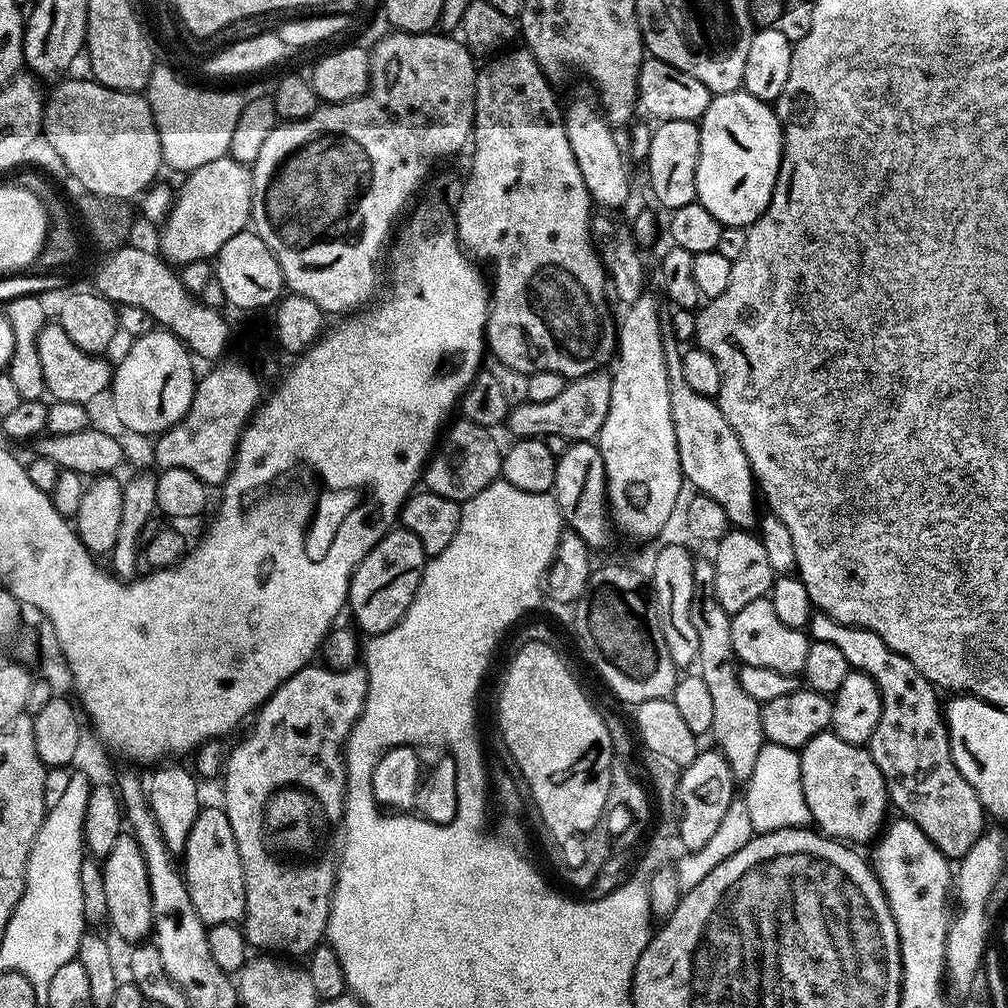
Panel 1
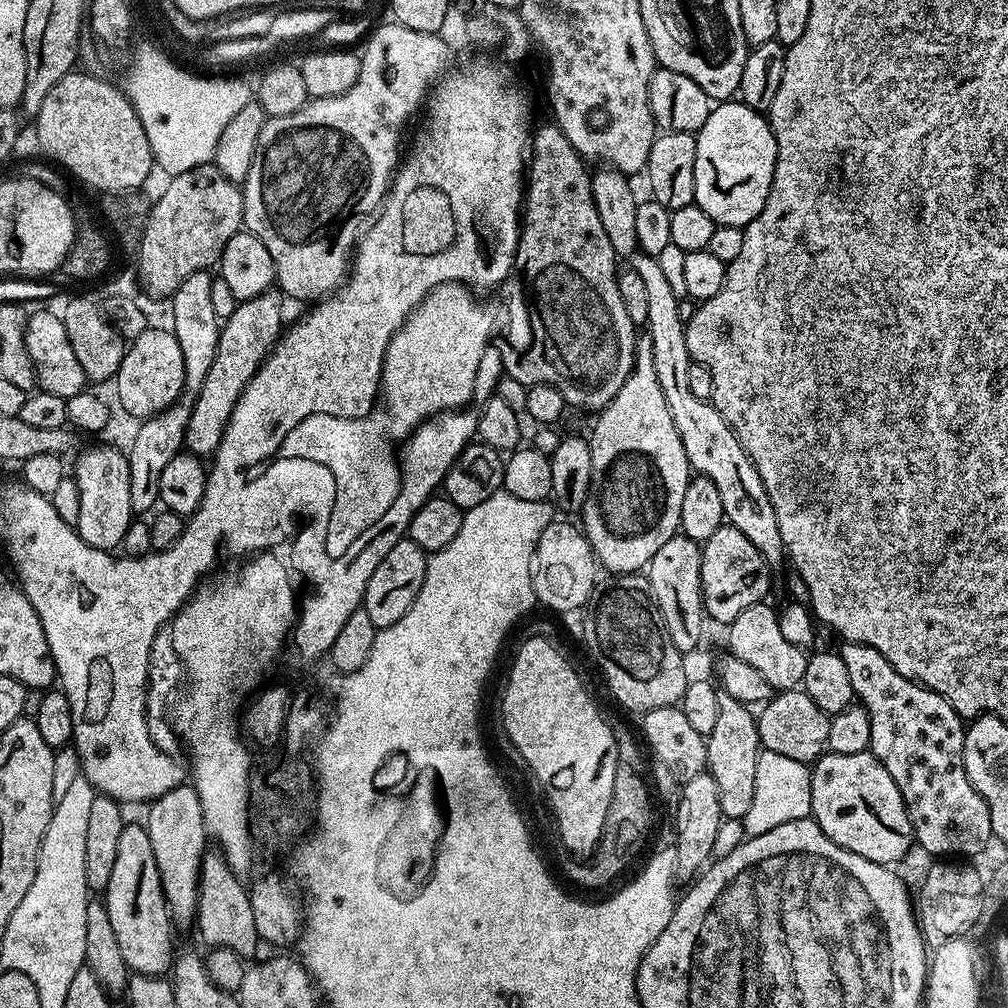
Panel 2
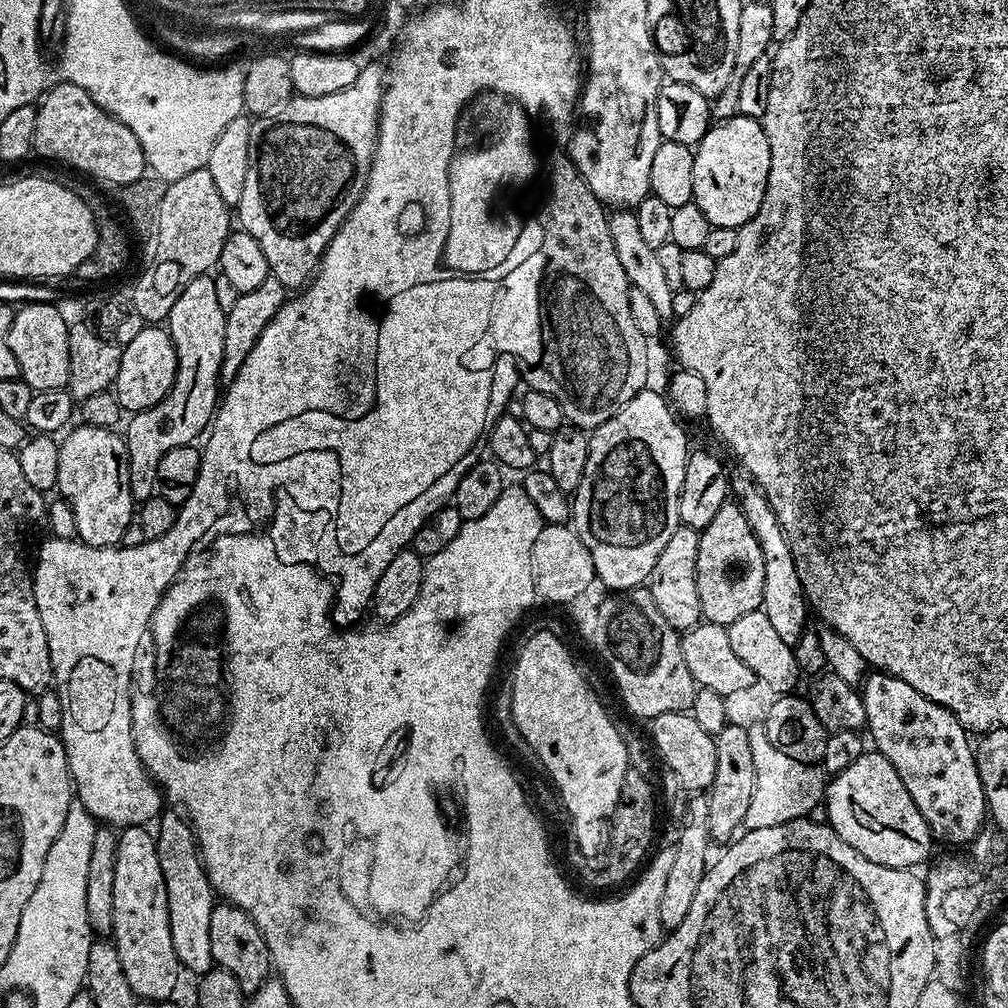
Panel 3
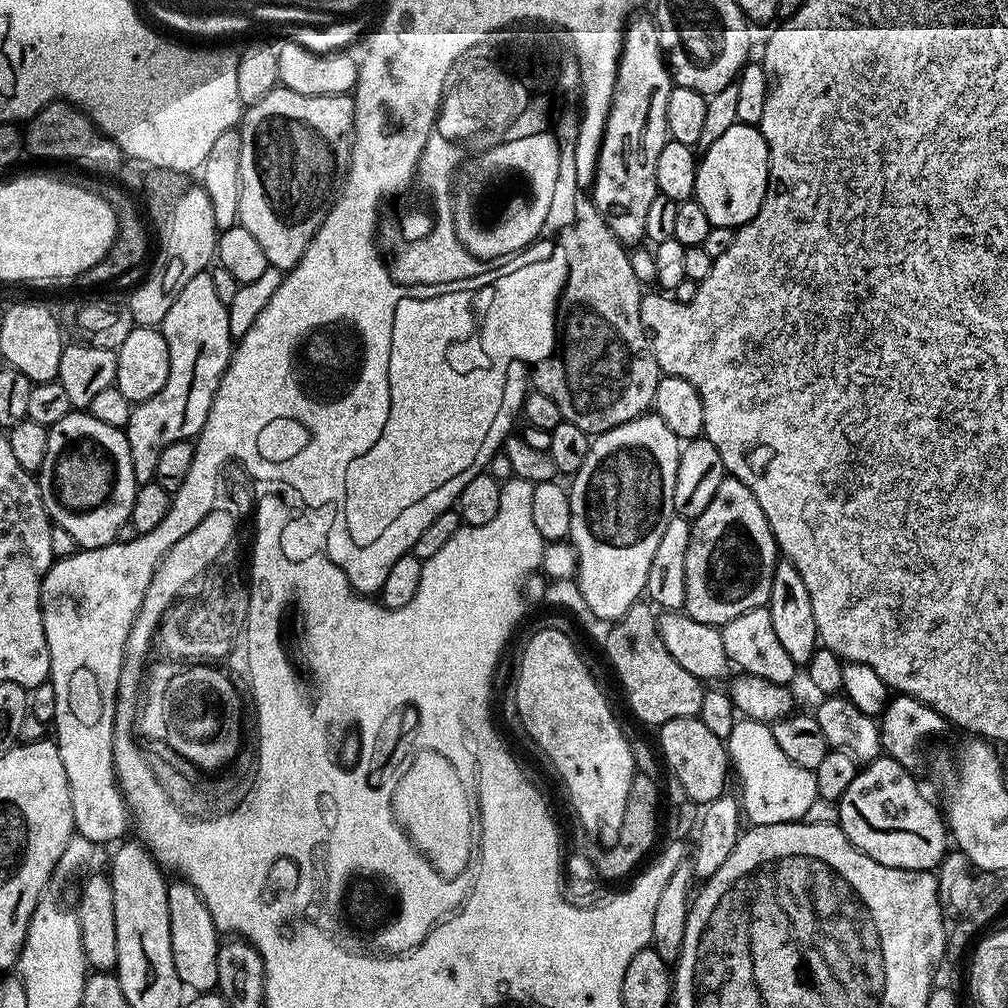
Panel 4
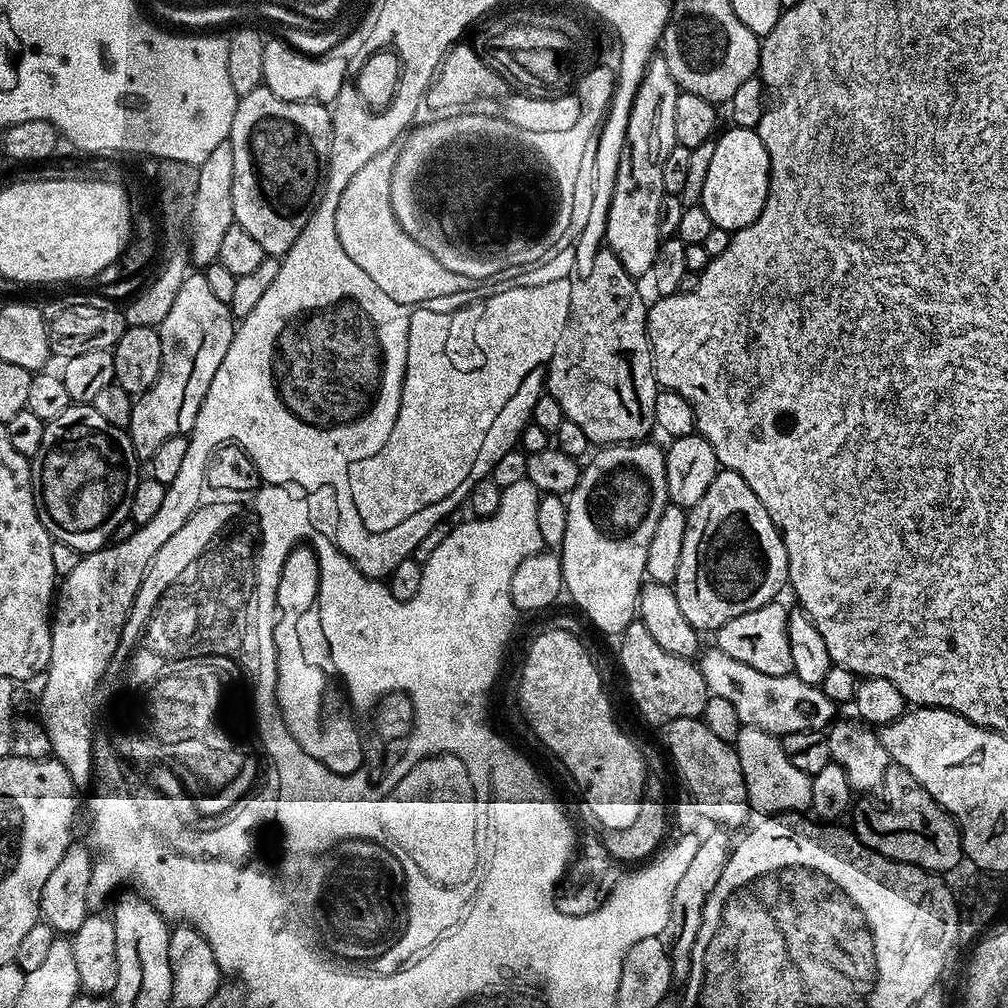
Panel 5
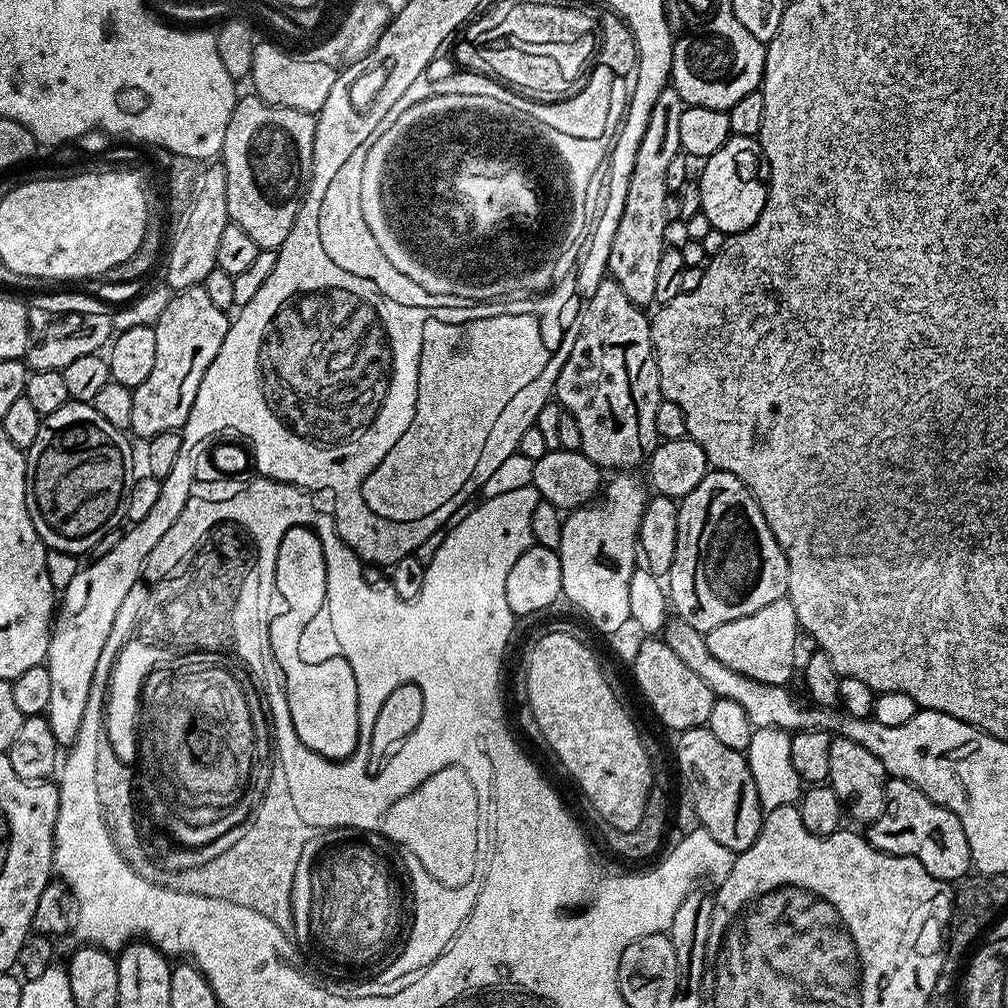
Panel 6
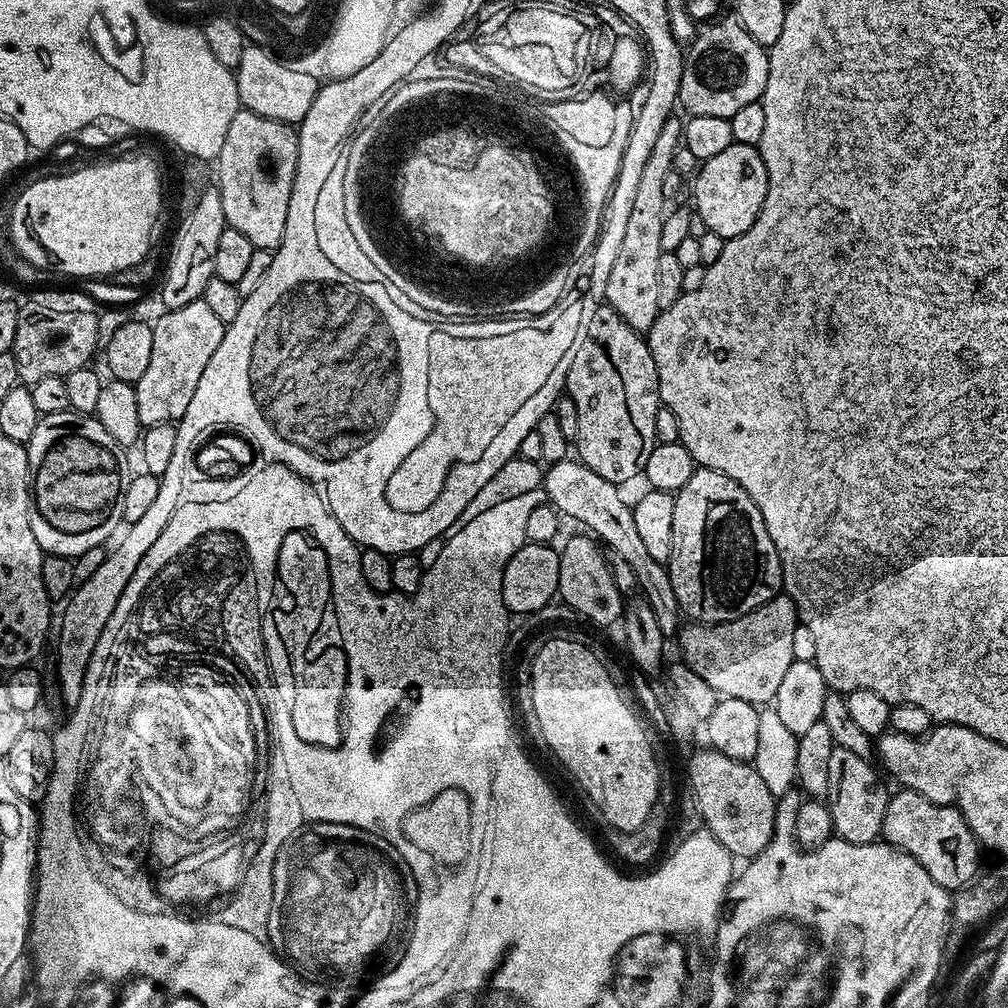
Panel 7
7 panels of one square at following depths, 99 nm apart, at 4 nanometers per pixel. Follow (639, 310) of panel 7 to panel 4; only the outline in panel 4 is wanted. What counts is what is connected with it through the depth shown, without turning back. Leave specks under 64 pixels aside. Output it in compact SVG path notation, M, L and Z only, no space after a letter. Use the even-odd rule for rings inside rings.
M636 14L624 29L624 49L616 65L616 84L612 87L612 100L608 116L604 119L604 136L596 156L596 175L590 185L590 199L602 214L606 226L625 246L641 243L648 228L648 215L652 203L658 200L654 169L658 154L668 141L666 102L674 86L672 73L660 46L660 33L651 15Z

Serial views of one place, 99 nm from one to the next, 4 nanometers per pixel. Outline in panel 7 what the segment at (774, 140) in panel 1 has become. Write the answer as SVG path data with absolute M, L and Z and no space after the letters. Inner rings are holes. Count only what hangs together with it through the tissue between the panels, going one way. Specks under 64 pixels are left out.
M732 143L714 158L699 165L700 173L696 176L696 185L692 196L696 199L695 215L702 218L705 229L718 234L723 240L732 240L738 234L746 234L762 210L766 198L768 179L766 166L760 157L759 147L751 144Z

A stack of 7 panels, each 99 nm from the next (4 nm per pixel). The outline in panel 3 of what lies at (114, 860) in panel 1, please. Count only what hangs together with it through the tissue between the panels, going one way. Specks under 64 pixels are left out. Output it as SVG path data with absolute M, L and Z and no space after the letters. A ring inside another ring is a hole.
M147 827L125 828L119 833L120 841L114 862L114 922L111 935L122 958L122 970L130 990L140 1000L172 1000L172 991L182 977L182 969L174 954L174 942L170 942L170 918L166 906L166 882L162 878L162 866L158 862L156 838Z

